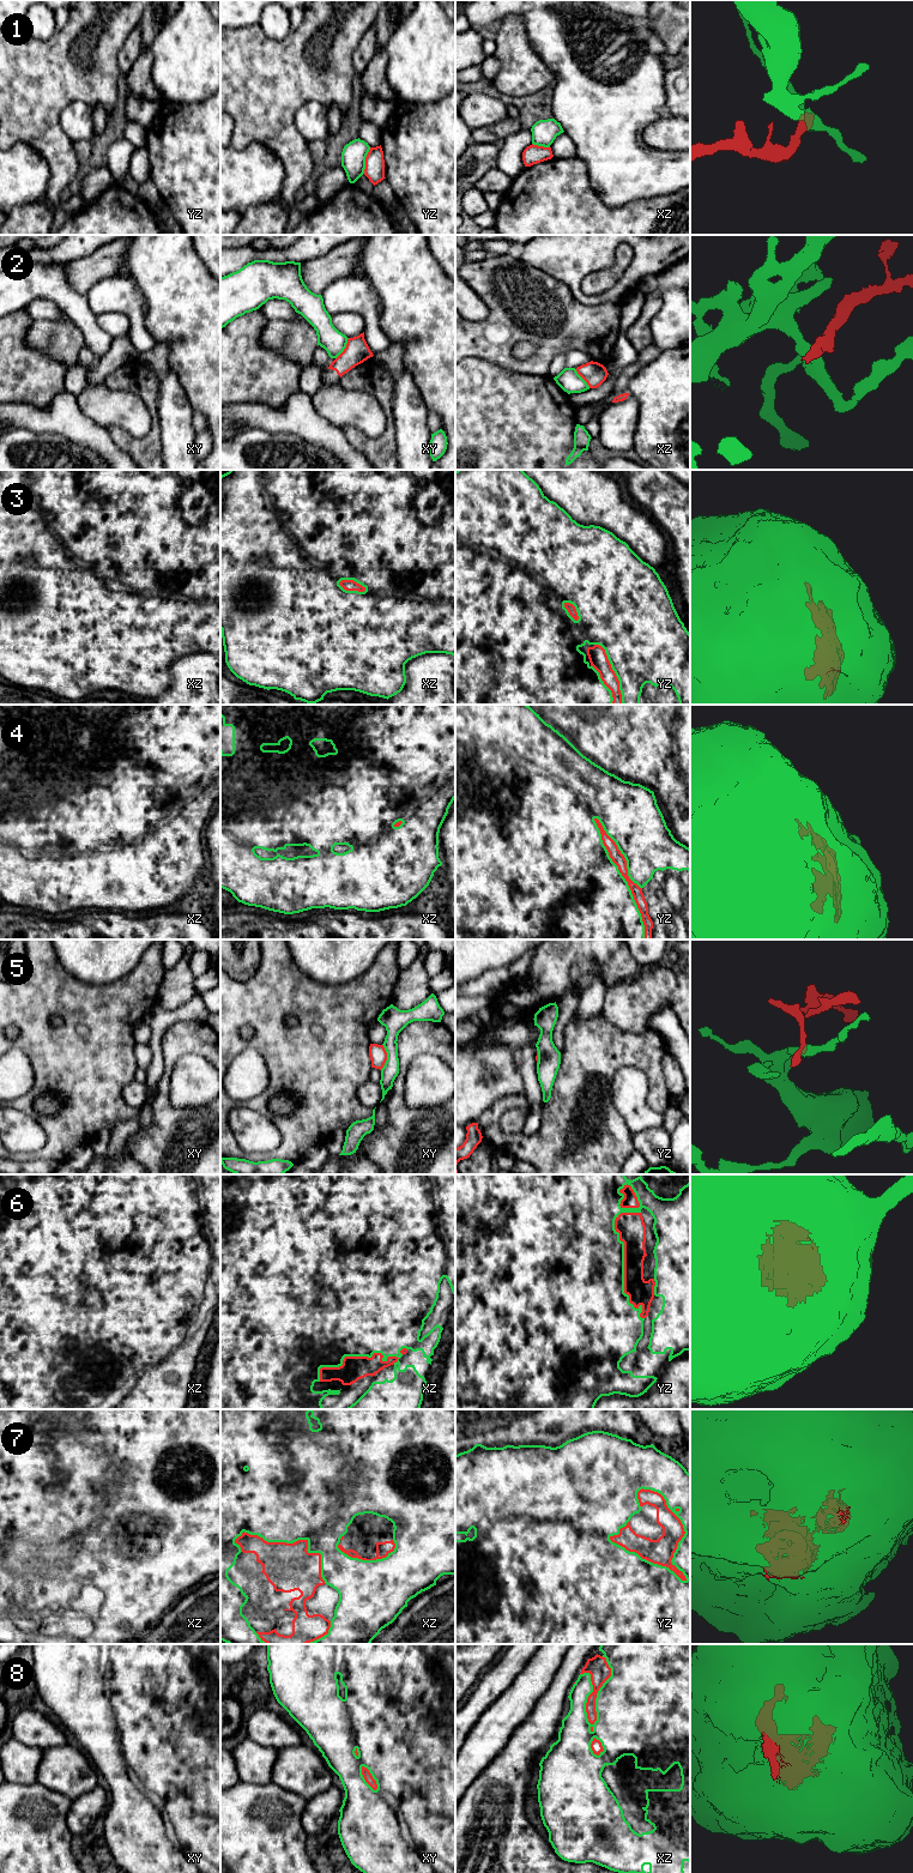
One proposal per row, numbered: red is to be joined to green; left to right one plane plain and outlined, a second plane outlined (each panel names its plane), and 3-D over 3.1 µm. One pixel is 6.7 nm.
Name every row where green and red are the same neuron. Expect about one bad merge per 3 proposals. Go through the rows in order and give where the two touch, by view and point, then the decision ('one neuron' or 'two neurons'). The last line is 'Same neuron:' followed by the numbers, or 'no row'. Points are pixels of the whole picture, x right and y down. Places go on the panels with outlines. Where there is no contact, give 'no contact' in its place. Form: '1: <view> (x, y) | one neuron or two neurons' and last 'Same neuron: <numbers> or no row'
1: yz (364, 161) | two neurons
2: xy (344, 348) | two neurons
3: yz (615, 672) | two neurons
4: yz (624, 878) | one neuron
5: xy (387, 1057) | two neurons
6: yz (623, 1269) | one neuron
7: yz (684, 1529) | one neuron
8: xz (597, 1695) | one neuron
Same neuron: 4, 6, 7, 8

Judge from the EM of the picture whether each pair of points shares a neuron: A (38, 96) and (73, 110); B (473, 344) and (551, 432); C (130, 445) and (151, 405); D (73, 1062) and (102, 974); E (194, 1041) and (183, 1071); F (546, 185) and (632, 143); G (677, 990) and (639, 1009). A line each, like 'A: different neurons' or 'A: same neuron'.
A: different neurons
B: different neurons
C: same neuron
D: different neurons
E: different neurons
F: different neurons
G: same neuron

